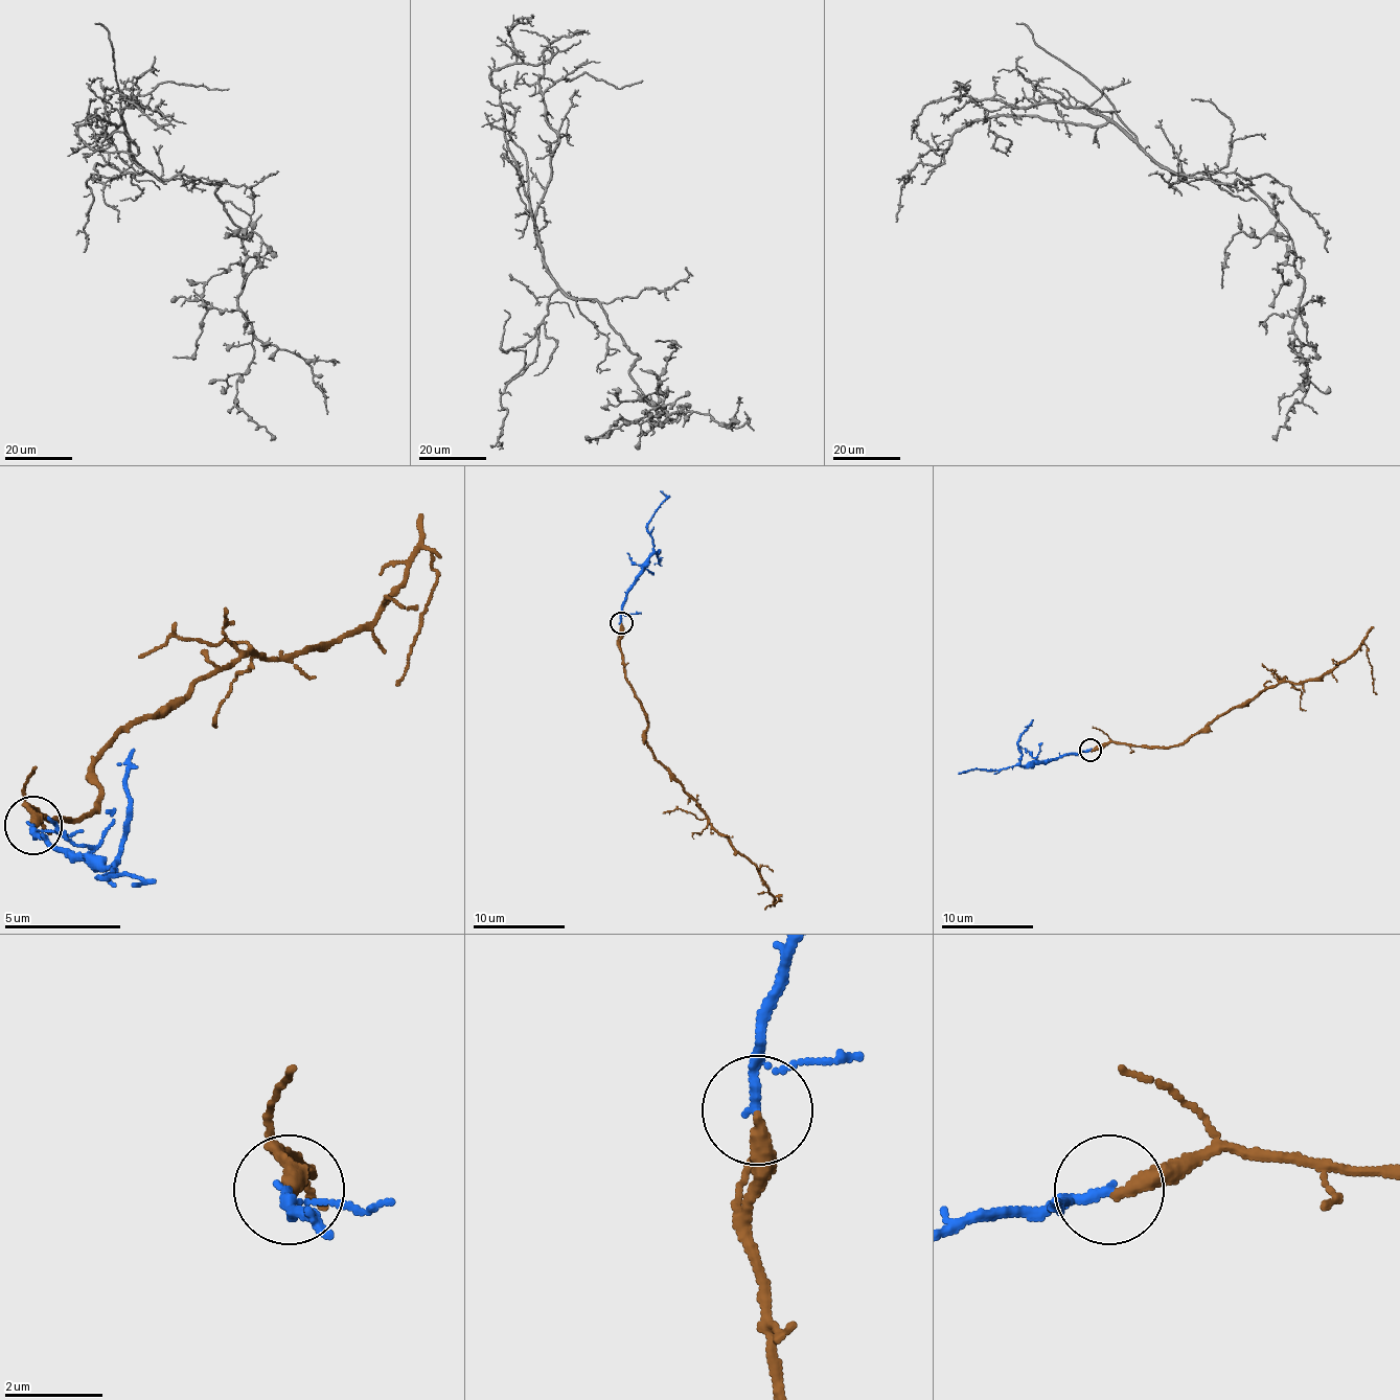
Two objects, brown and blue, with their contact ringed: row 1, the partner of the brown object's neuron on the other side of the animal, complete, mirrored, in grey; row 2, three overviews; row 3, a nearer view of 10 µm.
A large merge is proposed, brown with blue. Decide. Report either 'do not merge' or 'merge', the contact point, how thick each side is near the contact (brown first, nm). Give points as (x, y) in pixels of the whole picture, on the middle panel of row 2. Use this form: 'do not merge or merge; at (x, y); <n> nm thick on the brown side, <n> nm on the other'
merge; at (621, 623); 320 nm thick on the brown side, 130 nm on the other

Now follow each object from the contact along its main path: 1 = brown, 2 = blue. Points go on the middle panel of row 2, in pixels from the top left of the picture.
1: (620, 622), (625, 680), (648, 723), (646, 743), (714, 830), (747, 858), (781, 899), (765, 909)
2: (620, 622), (627, 588), (652, 551), (648, 522), (664, 499), (660, 491)

